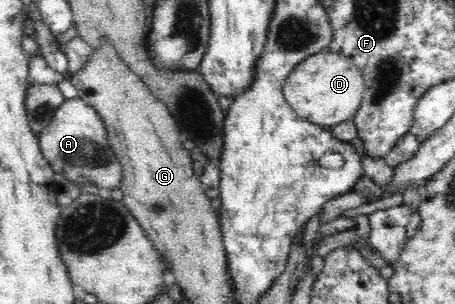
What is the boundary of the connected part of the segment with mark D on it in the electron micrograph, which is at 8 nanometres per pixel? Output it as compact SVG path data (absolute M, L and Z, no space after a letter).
M329 51L304 59L283 85L284 97L298 117L330 129L353 119L360 107L364 90L365 82L360 69L348 58Z

